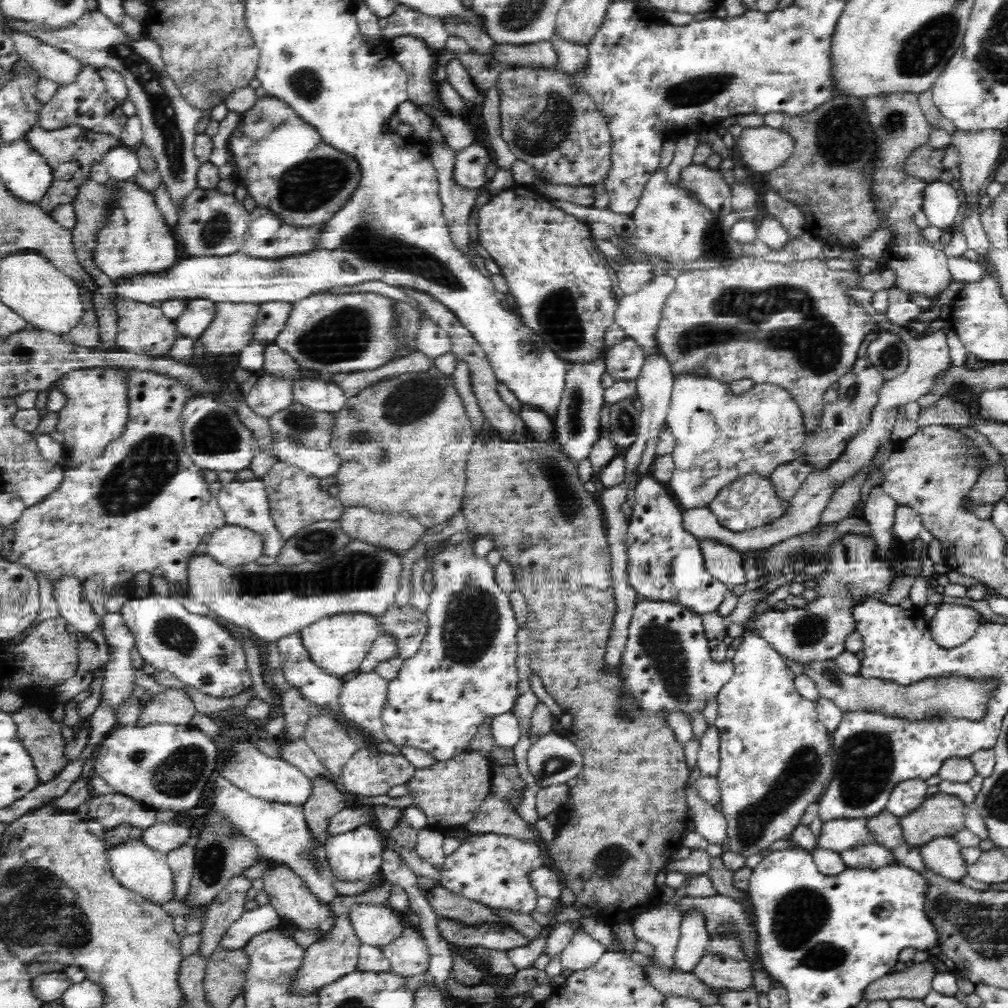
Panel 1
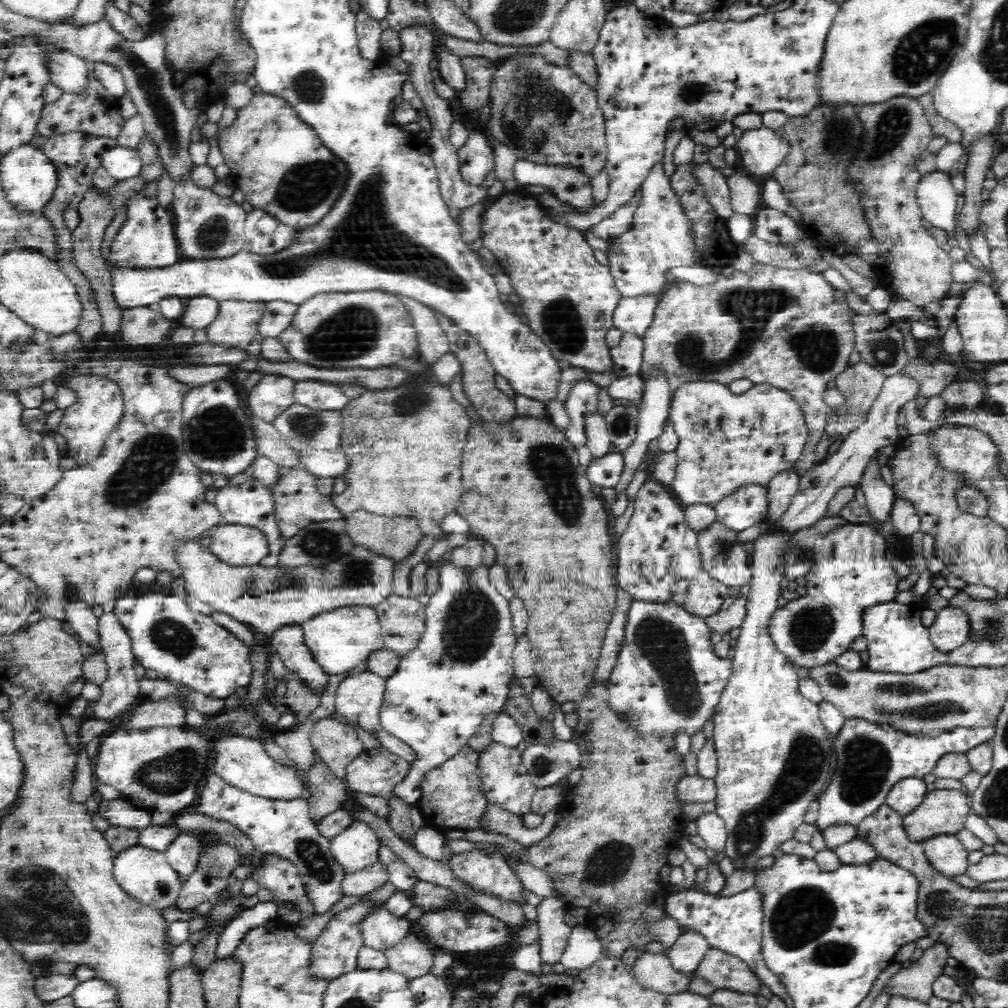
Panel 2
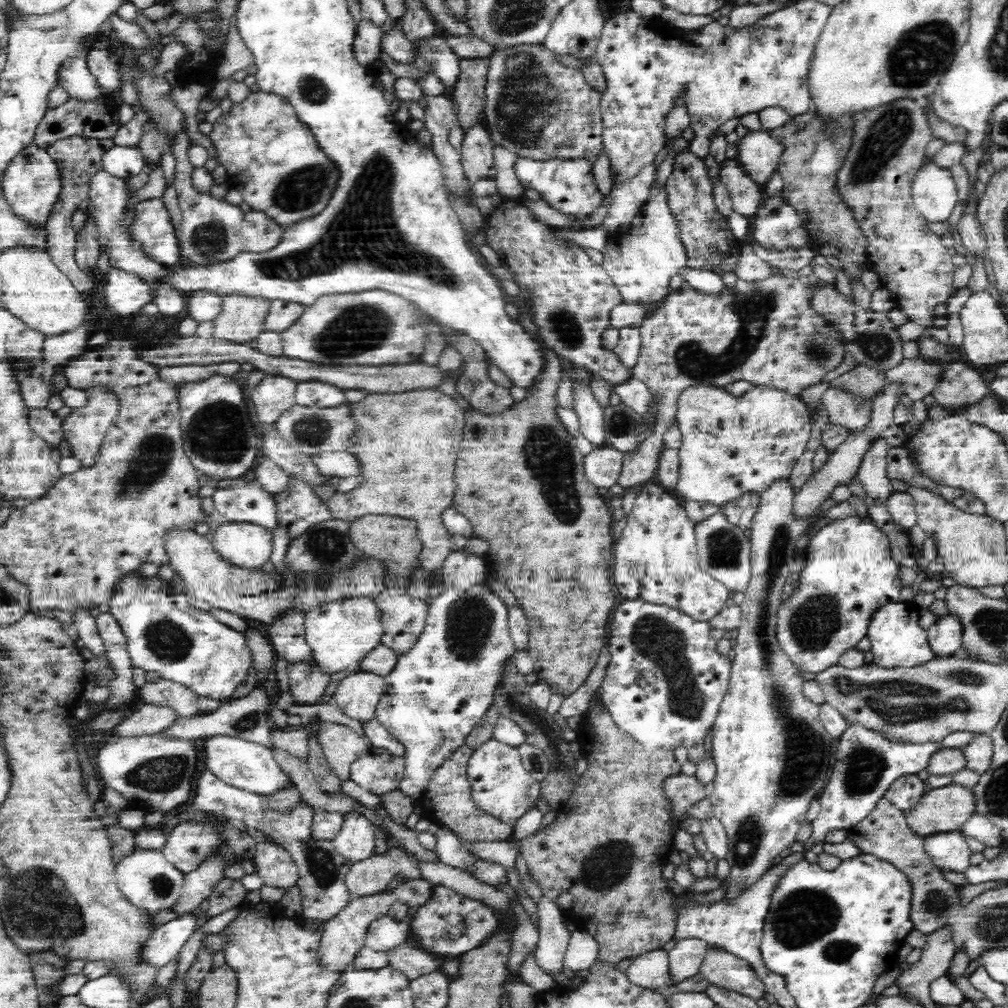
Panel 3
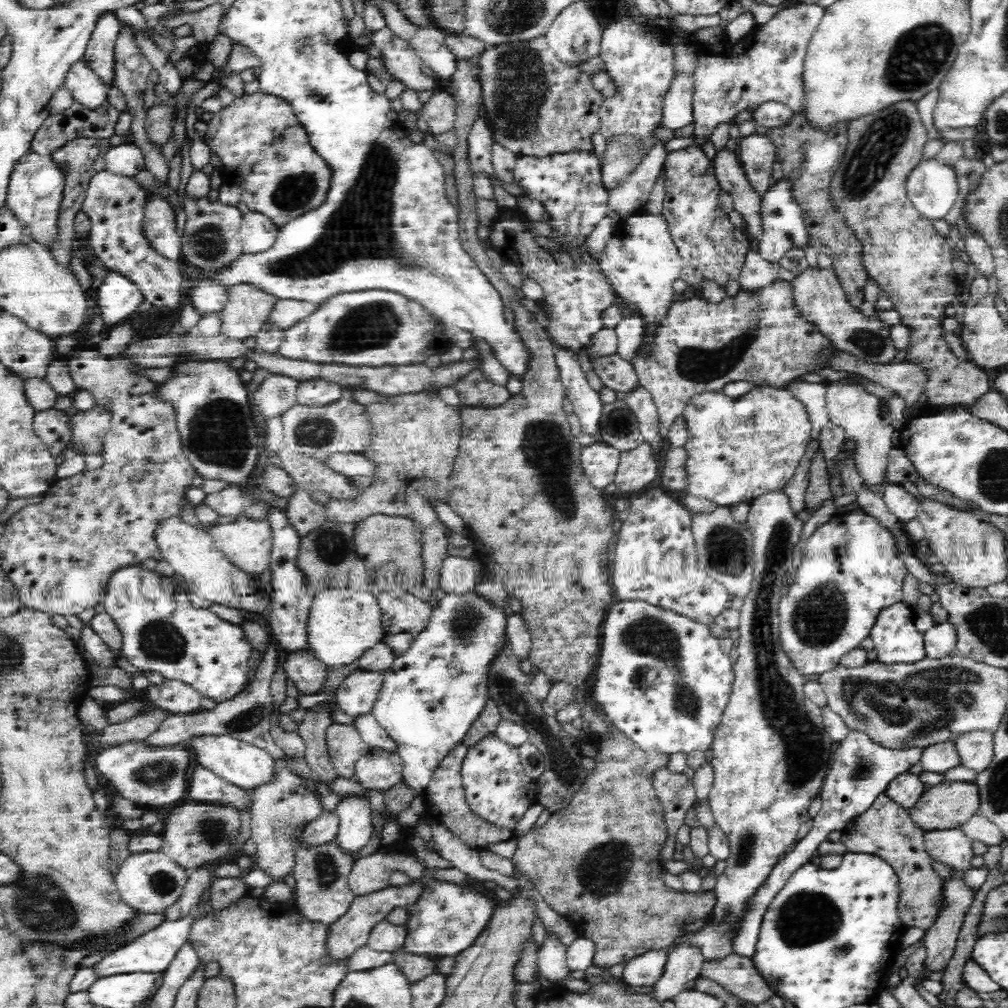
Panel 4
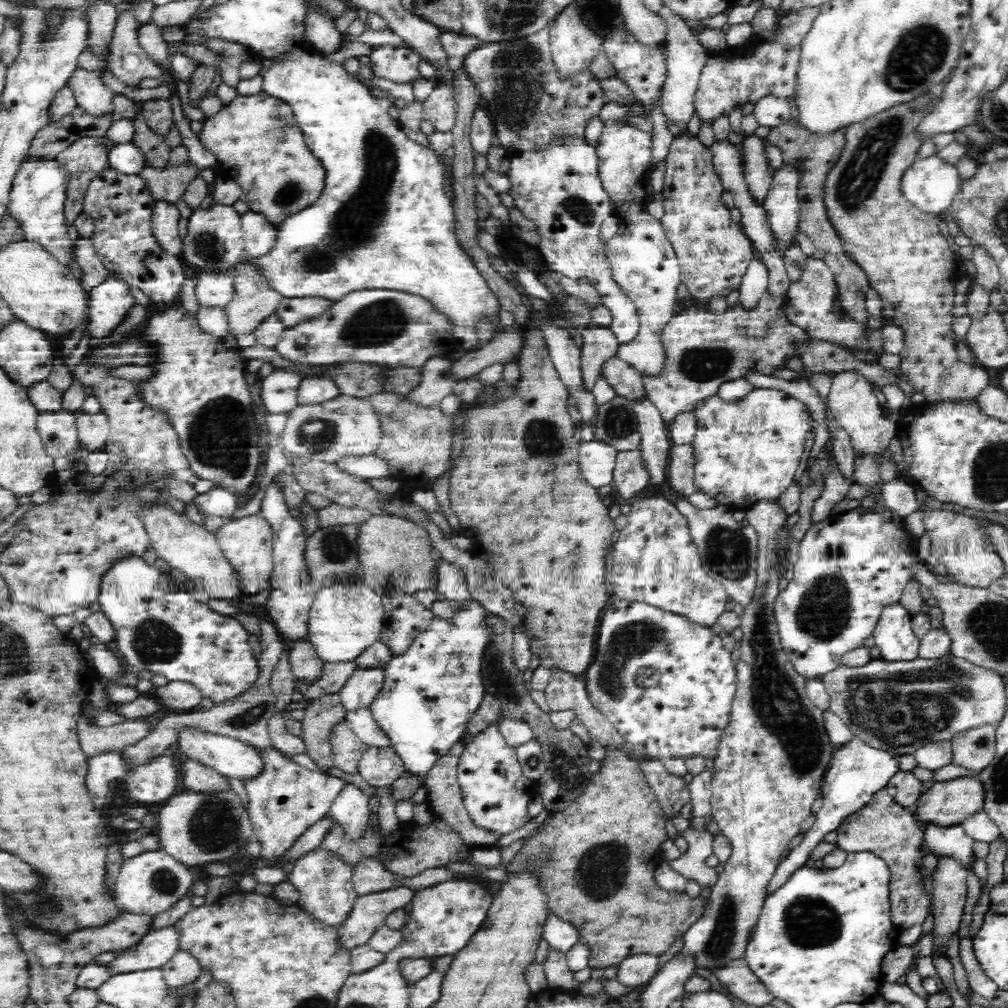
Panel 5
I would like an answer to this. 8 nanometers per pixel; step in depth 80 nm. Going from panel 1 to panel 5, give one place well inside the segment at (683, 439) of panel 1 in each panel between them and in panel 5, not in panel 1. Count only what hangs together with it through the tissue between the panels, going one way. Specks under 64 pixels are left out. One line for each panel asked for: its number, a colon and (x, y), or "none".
2: (727, 441)
3: (732, 446)
4: (739, 449)
5: (747, 451)

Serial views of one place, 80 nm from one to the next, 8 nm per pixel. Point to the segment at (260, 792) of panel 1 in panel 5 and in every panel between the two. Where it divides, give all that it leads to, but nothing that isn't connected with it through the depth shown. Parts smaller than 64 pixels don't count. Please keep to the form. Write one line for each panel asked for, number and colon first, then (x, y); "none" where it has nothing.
2: (244, 763)
3: (248, 766)
4: (240, 763)
5: (228, 756)

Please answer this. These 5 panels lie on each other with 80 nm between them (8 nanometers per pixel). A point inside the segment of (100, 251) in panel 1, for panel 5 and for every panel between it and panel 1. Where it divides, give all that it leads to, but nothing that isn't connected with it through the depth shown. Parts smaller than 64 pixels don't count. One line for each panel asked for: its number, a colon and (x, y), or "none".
2: (147, 239)
3: (152, 231)
4: (159, 225)
5: (164, 222)

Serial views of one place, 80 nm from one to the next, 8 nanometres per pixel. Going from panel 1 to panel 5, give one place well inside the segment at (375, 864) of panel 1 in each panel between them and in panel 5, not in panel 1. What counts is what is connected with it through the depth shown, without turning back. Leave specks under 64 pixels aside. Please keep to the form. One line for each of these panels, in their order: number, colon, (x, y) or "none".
2: (354, 847)
3: (355, 841)
4: (353, 811)
5: (350, 808)

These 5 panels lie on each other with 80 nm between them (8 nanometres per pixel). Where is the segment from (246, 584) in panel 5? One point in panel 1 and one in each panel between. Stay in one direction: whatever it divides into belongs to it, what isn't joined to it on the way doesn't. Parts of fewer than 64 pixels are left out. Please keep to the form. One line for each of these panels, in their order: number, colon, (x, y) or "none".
1: (230, 546)
2: (236, 545)
3: (249, 546)
4: (247, 543)

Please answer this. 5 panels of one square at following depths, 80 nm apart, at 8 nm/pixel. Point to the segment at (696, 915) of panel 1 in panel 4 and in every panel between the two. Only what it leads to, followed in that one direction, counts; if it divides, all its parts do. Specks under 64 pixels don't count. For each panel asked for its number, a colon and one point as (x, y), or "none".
2: (685, 955)
3: (685, 959)
4: (684, 963)

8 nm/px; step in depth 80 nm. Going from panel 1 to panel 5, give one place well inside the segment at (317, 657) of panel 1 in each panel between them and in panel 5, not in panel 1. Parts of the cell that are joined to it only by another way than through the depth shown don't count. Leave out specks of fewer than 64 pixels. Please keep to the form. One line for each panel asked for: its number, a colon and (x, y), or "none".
2: (338, 639)
3: (340, 633)
4: (343, 623)
5: (343, 620)

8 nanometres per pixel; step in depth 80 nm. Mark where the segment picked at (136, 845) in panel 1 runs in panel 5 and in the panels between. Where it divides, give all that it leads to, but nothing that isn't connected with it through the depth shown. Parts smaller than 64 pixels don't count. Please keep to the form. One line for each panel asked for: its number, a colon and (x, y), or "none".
2: (144, 874)
3: (146, 878)
4: (151, 882)
5: (152, 882)

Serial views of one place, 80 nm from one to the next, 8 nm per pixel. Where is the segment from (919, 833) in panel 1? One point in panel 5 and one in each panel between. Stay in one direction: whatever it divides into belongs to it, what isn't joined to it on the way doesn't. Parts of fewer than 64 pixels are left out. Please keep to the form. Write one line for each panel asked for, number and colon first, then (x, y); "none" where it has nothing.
2: (942, 811)
3: (940, 810)
4: (947, 805)
5: (947, 803)

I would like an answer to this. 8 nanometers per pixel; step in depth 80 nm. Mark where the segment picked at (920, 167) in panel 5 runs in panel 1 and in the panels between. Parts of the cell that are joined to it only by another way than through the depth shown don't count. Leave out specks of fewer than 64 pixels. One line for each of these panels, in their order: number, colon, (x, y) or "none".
1: (941, 205)
2: (935, 195)
3: (933, 191)
4: (932, 187)

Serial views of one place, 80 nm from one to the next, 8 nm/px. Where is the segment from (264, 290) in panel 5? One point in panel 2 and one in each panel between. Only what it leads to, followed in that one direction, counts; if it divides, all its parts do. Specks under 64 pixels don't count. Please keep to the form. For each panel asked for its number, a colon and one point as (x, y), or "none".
2: (235, 326)
3: (241, 319)
4: (248, 308)

